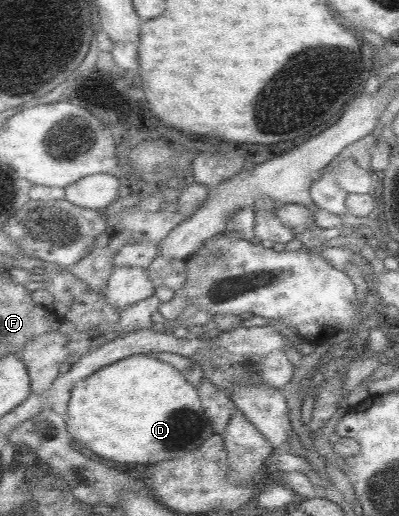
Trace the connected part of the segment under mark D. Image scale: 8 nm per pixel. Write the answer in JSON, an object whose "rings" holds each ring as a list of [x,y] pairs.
{"rings":[[[147,354],[129,356],[108,364],[78,382],[72,388],[67,404],[64,430],[96,456],[124,464],[158,464],[180,458],[202,446],[216,433],[202,408],[197,388],[186,380],[180,368]]]}

